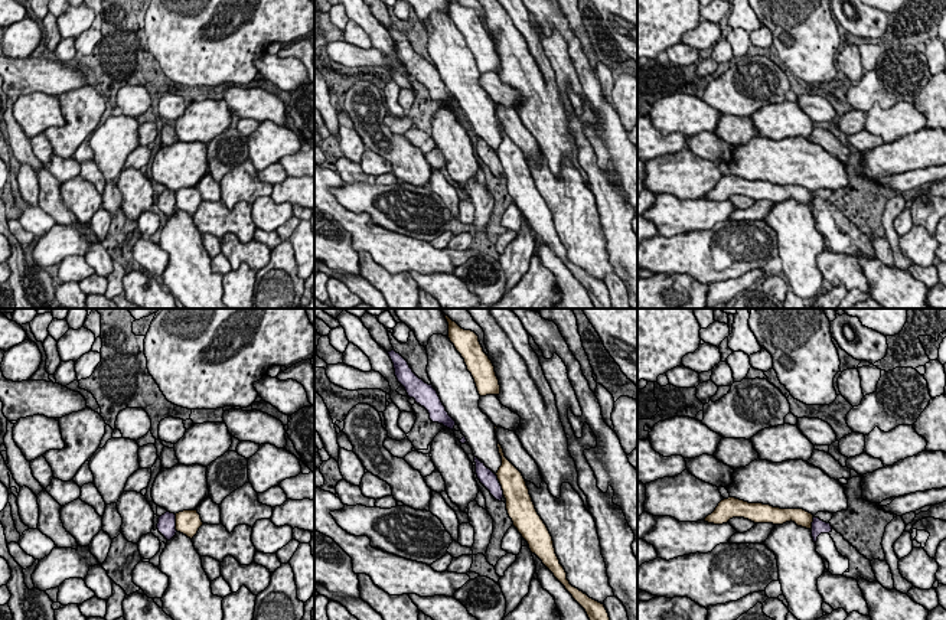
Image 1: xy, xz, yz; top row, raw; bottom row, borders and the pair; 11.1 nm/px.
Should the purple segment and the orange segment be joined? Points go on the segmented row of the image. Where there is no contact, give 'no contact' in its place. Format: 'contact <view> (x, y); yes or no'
contact xz (499, 485); no

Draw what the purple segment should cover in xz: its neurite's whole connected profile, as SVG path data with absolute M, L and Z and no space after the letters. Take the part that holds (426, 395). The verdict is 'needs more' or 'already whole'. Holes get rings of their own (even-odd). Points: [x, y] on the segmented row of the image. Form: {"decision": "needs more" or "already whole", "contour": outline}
{"decision": "already whole", "contour": "M391 350L388 355L394 363L395 376L398 382L405 388L408 397L414 398L417 404L428 411L430 420L433 422L443 424L444 427L456 431L456 421L446 411L446 407L443 405L433 385L428 385L420 379L399 353Z"}

